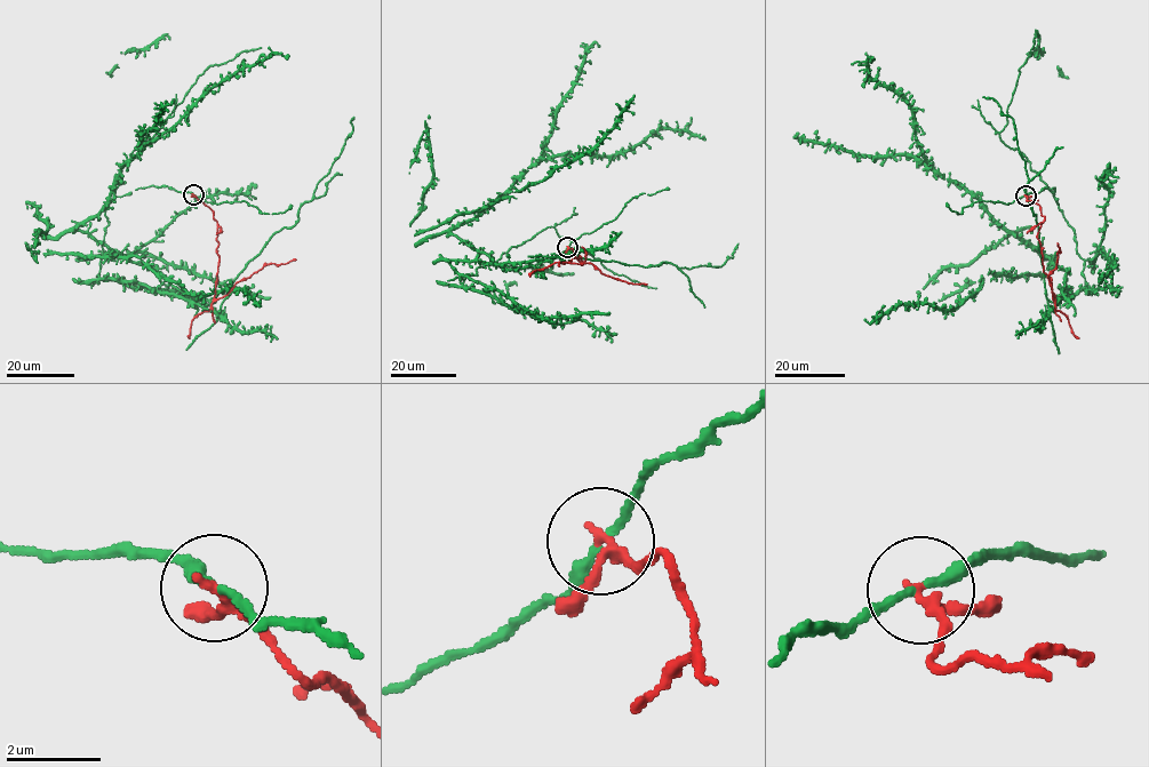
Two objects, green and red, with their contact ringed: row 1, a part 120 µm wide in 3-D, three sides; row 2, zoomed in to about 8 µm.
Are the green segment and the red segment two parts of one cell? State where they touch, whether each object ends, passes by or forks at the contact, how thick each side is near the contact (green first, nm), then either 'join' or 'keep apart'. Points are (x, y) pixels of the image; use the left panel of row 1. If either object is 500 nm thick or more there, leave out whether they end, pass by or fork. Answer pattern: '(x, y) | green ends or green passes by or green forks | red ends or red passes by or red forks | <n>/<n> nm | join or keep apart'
(193, 194) | green passes by | red passes by | 190/180 nm | keep apart

